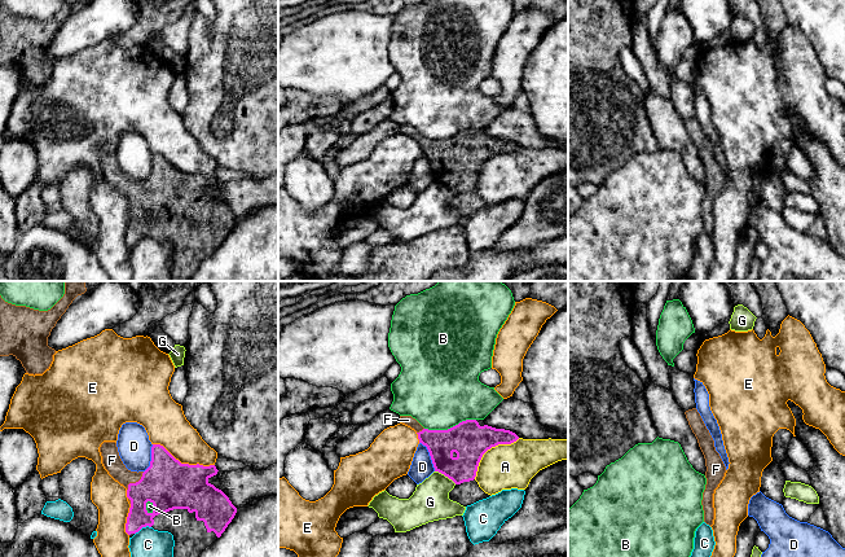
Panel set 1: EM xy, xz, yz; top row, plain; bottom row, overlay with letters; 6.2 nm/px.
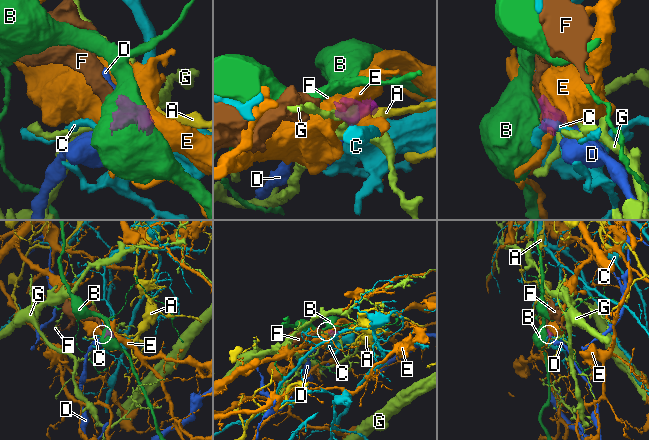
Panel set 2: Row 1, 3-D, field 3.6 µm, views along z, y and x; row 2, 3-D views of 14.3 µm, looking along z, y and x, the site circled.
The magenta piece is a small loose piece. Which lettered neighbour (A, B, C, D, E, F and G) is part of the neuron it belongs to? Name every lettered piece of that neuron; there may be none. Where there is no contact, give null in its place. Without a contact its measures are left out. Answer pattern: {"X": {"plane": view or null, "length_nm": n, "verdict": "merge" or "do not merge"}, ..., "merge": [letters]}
{"A": {"plane": "xz", "length_nm": 380, "verdict": "do not merge"}, "B": {"plane": "xz", "length_nm": 320, "verdict": "do not merge"}, "C": {"plane": "xy", "length_nm": 120, "verdict": "do not merge"}, "D": {"plane": "xz", "length_nm": 200, "verdict": "do not merge"}, "E": {"plane": "xy", "length_nm": 400, "verdict": "do not merge"}, "F": {"plane": "xy", "length_nm": 160, "verdict": "merge"}, "G": {"plane": "xz", "length_nm": 160, "verdict": "do not merge"}, "merge": ["F"]}

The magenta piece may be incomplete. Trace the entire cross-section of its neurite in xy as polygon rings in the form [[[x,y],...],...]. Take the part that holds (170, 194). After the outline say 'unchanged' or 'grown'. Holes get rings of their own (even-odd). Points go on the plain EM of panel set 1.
[[[104,152],[100,162],[105,179],[127,198],[131,218],[126,242],[136,244],[149,236],[173,245],[171,281],[189,281],[199,264],[221,246],[237,223],[229,207],[208,192],[219,181],[215,175],[181,174],[163,155],[153,154],[150,176],[137,183],[126,177],[115,152]]] | grown

